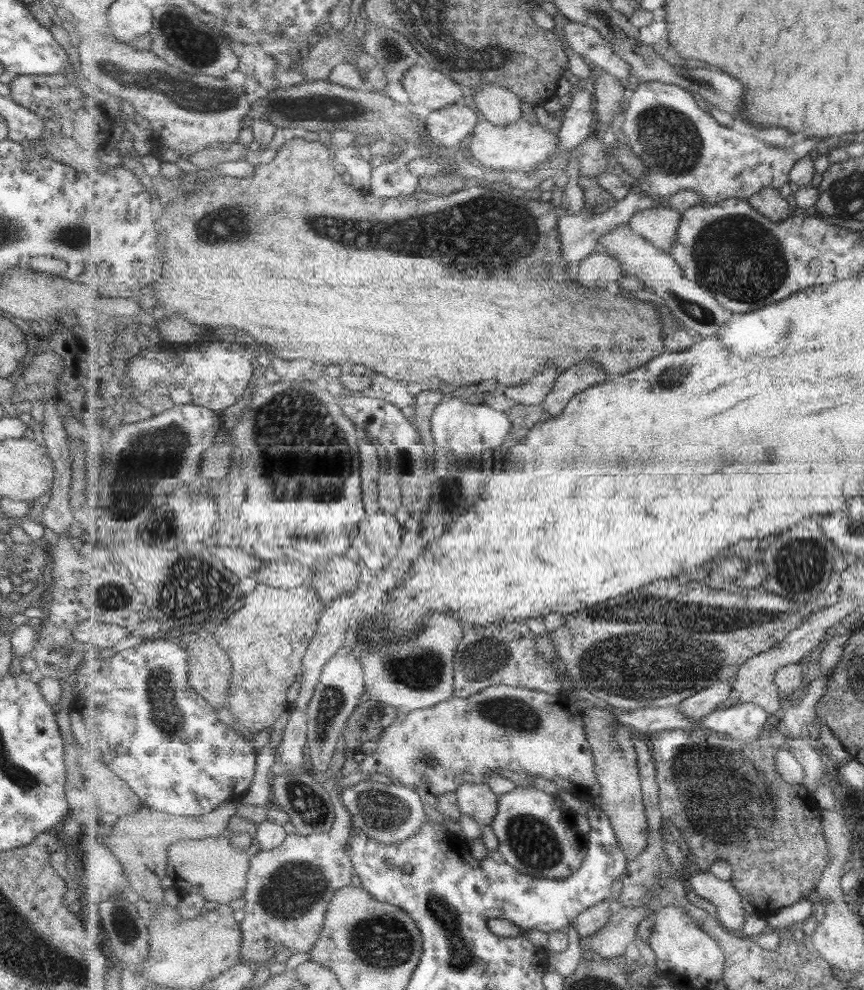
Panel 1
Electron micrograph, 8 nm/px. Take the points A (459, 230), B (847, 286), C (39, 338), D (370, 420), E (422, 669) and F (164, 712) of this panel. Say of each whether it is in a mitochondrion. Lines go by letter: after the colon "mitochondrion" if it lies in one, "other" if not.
A: mitochondrion
B: other
C: other
D: other
E: mitochondrion
F: mitochondrion

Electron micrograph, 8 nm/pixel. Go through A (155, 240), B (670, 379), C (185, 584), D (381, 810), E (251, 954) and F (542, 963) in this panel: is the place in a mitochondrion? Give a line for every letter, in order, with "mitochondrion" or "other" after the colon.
A: other
B: mitochondrion
C: mitochondrion
D: mitochondrion
E: other
F: other

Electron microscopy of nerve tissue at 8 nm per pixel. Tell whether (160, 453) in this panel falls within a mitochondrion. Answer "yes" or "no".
yes

